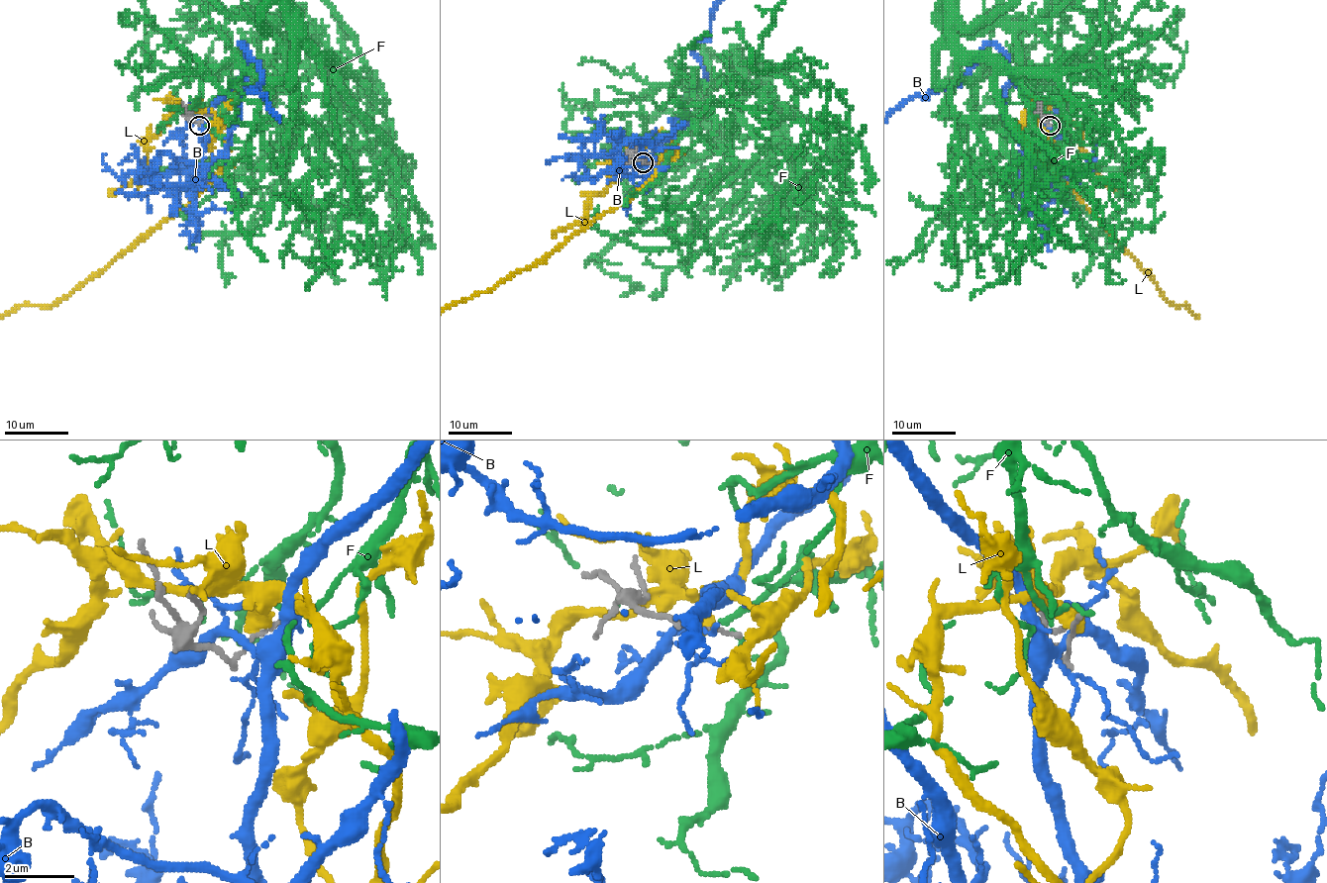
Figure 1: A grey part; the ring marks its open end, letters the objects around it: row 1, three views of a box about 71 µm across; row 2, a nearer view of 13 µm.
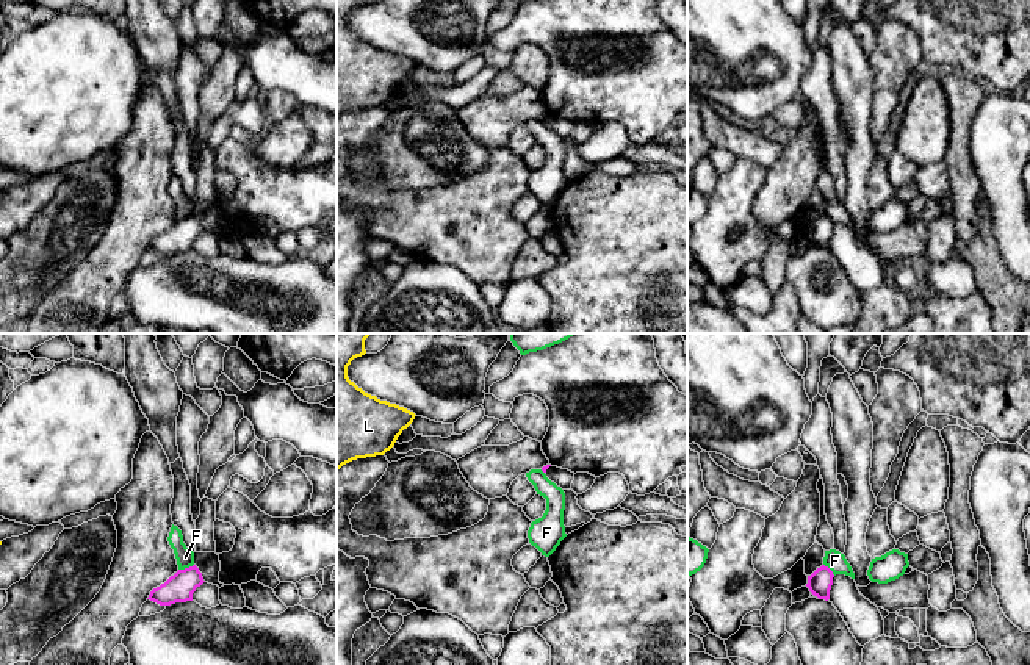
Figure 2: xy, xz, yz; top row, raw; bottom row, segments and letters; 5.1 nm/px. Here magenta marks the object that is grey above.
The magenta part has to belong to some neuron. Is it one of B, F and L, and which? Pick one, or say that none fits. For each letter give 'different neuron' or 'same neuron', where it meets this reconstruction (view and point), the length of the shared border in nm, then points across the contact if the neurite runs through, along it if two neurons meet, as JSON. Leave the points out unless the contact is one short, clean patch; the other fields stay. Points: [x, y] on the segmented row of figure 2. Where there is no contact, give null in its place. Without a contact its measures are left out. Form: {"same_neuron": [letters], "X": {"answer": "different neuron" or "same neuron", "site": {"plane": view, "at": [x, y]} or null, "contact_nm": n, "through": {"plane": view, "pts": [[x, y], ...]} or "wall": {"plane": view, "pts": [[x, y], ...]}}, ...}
{"same_neuron": [], "B": {"answer": "different neuron", "site": null}, "F": {"answer": "different neuron", "site": {"plane": "xy", "at": [185, 568]}, "contact_nm": 90, "wall": {"plane": "xy", "pts": [[193, 564], [179, 570]]}}, "L": {"answer": "different neuron", "site": null}}

